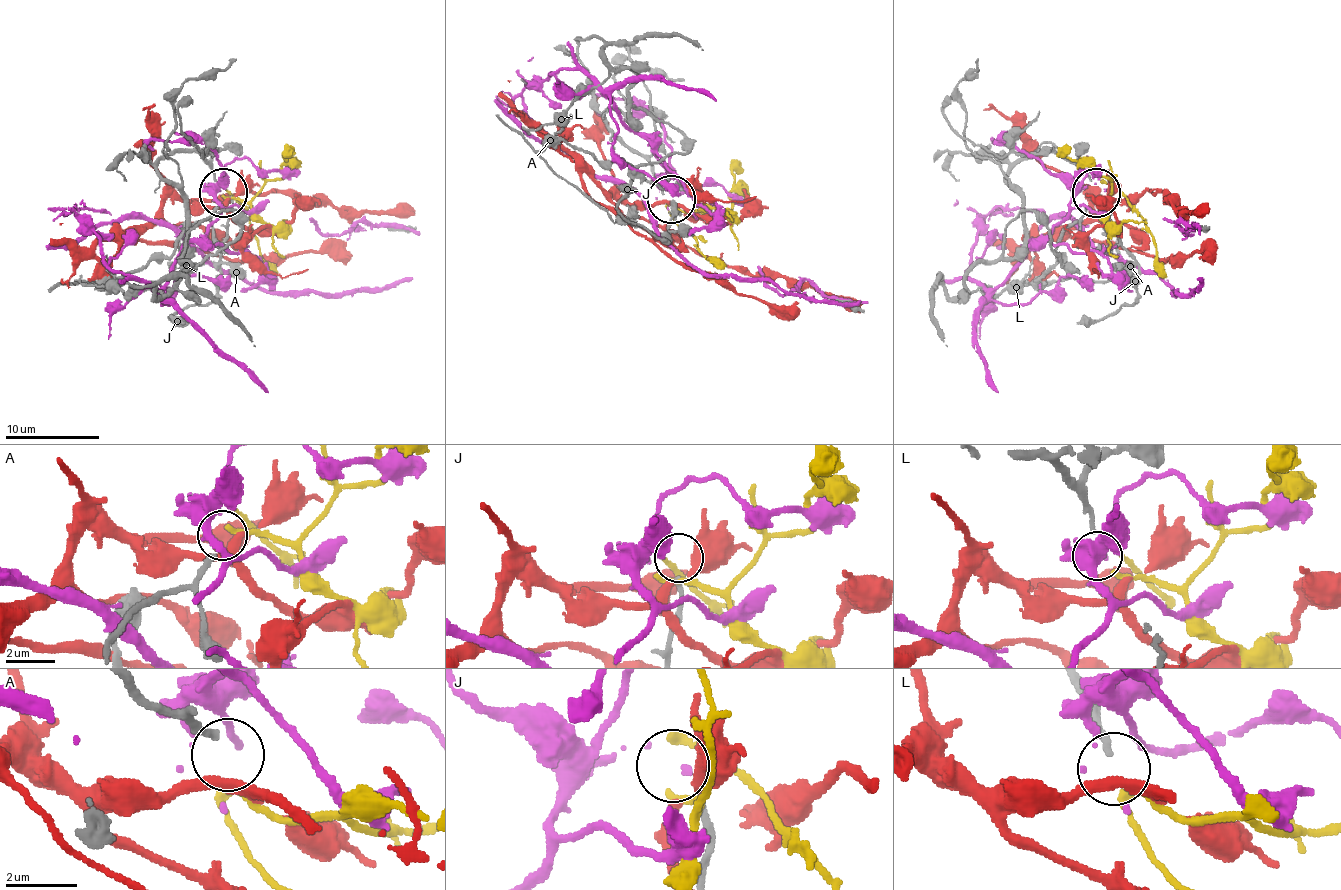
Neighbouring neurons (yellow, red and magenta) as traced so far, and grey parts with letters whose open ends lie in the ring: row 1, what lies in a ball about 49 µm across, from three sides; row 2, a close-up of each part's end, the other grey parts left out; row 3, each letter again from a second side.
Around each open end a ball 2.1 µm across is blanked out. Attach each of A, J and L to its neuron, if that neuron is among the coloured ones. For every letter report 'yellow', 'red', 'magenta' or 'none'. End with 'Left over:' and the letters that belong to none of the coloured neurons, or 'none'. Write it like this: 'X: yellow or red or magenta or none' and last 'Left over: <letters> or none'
A: none
J: none
L: yellow
Left over: A, J

